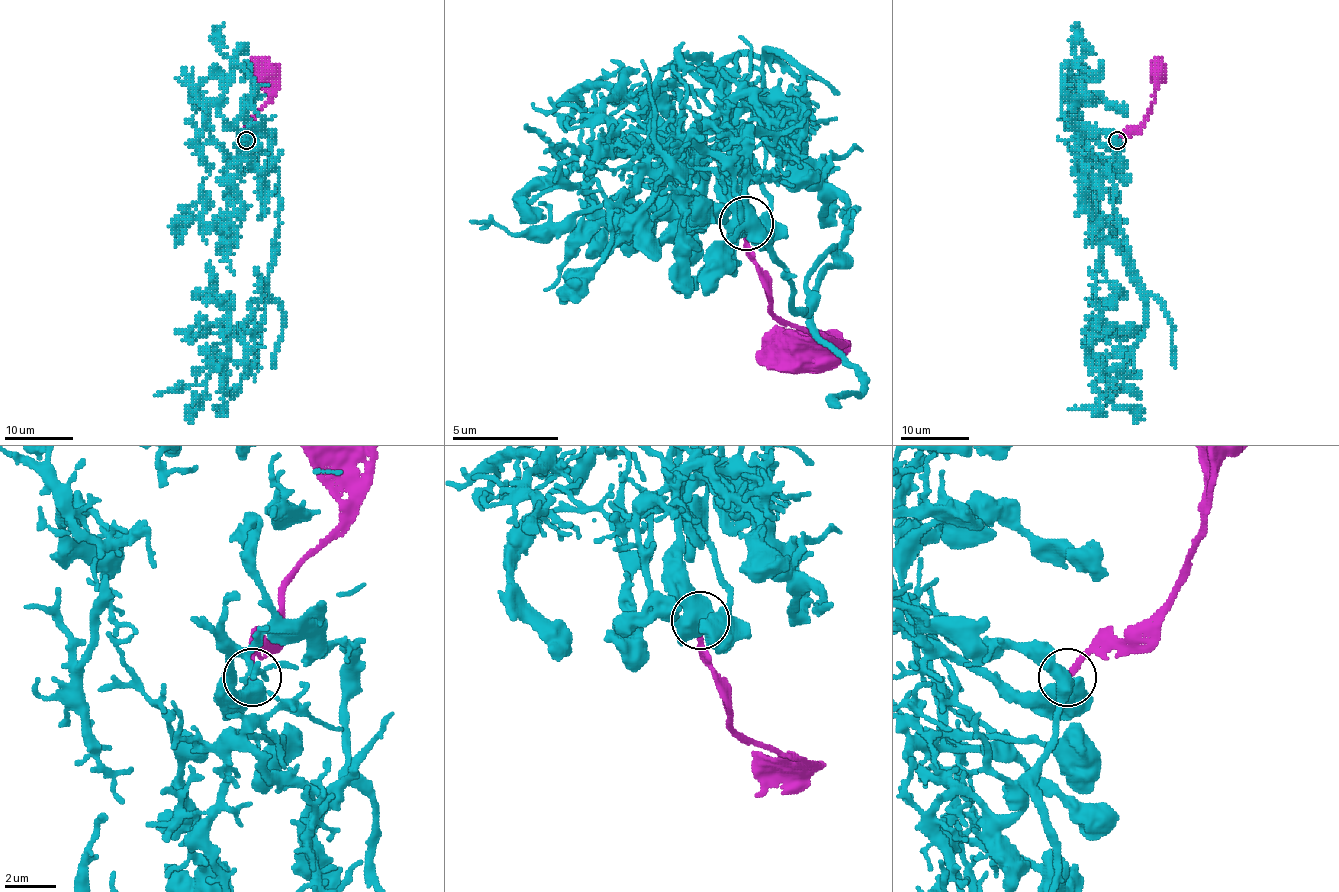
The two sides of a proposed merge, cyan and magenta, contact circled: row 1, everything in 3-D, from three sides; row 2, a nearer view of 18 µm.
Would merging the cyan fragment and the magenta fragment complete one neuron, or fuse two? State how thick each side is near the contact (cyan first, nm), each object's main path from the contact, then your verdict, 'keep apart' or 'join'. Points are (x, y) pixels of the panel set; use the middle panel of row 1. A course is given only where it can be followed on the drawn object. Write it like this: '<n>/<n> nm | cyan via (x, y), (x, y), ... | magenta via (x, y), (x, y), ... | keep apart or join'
750/200 nm | cyan via (745, 224), (729, 134), (766, 102), (851, 208), (803, 315), (745, 134), (617, 203), (574, 304) | magenta via (745, 224), (766, 278), (766, 304), (819, 336), (793, 336), (766, 358) | keep apart

